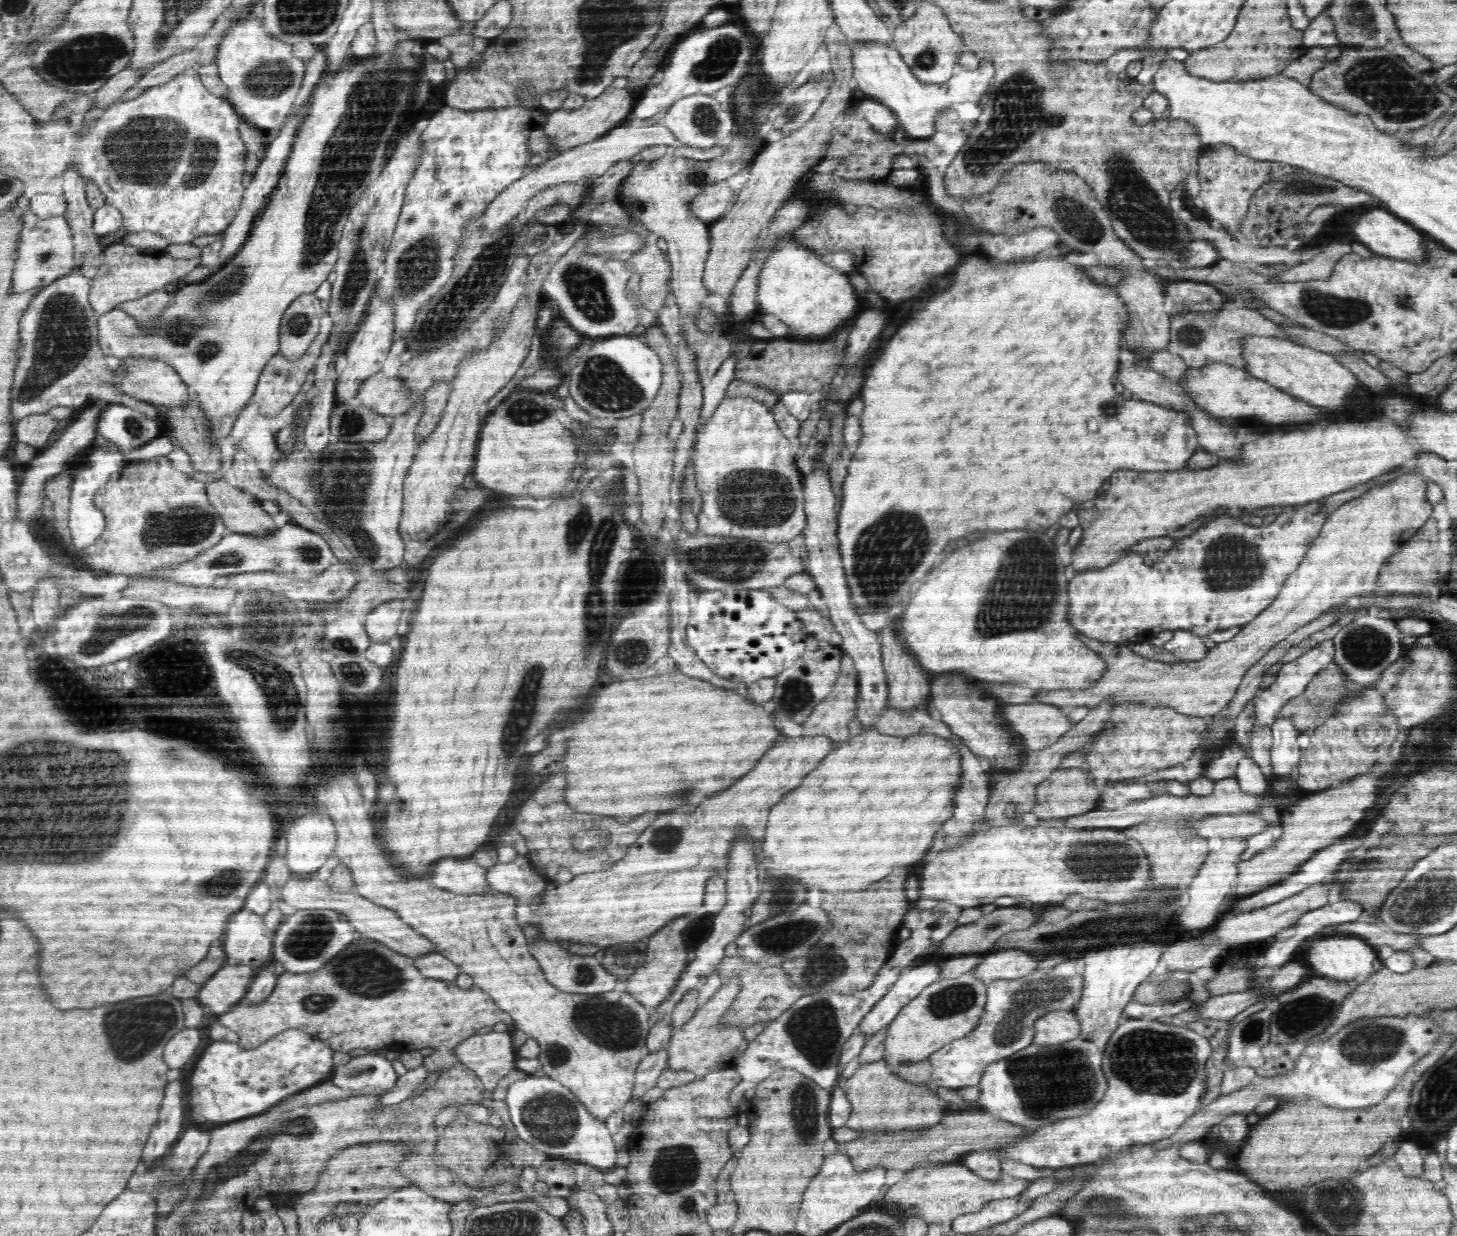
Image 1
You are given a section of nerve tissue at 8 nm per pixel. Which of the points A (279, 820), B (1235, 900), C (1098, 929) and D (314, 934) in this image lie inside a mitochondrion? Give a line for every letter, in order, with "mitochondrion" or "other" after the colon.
A: other
B: other
C: mitochondrion
D: mitochondrion

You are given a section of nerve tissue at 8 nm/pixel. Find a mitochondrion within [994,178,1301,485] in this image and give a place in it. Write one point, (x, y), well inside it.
(1079, 219)

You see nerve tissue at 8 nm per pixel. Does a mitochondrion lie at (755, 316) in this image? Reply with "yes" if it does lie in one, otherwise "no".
no

